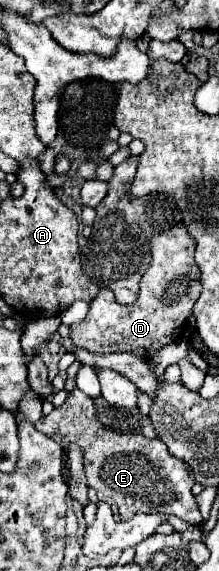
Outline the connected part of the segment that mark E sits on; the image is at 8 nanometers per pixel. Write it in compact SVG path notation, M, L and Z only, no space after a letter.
M79 388L69 392L61 408L55 408L49 416L43 416L37 422L37 430L47 436L59 434L65 440L65 449L66 444L73 440L83 448L87 486L93 486L97 490L99 500L119 510L121 522L139 512L171 514L195 526L203 522L199 504L191 494L195 478L189 466L183 460L171 456L167 446L159 438L145 438L141 434L119 434L103 428L95 420L93 400L85 396Z

